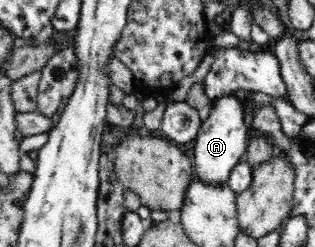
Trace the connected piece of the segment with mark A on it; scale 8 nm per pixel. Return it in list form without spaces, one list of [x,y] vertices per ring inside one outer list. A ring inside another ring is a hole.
[[[235,93],[211,100],[208,116],[202,121],[194,142],[195,172],[207,183],[227,183],[229,171],[245,159],[246,144],[252,133],[248,124],[249,105]]]

